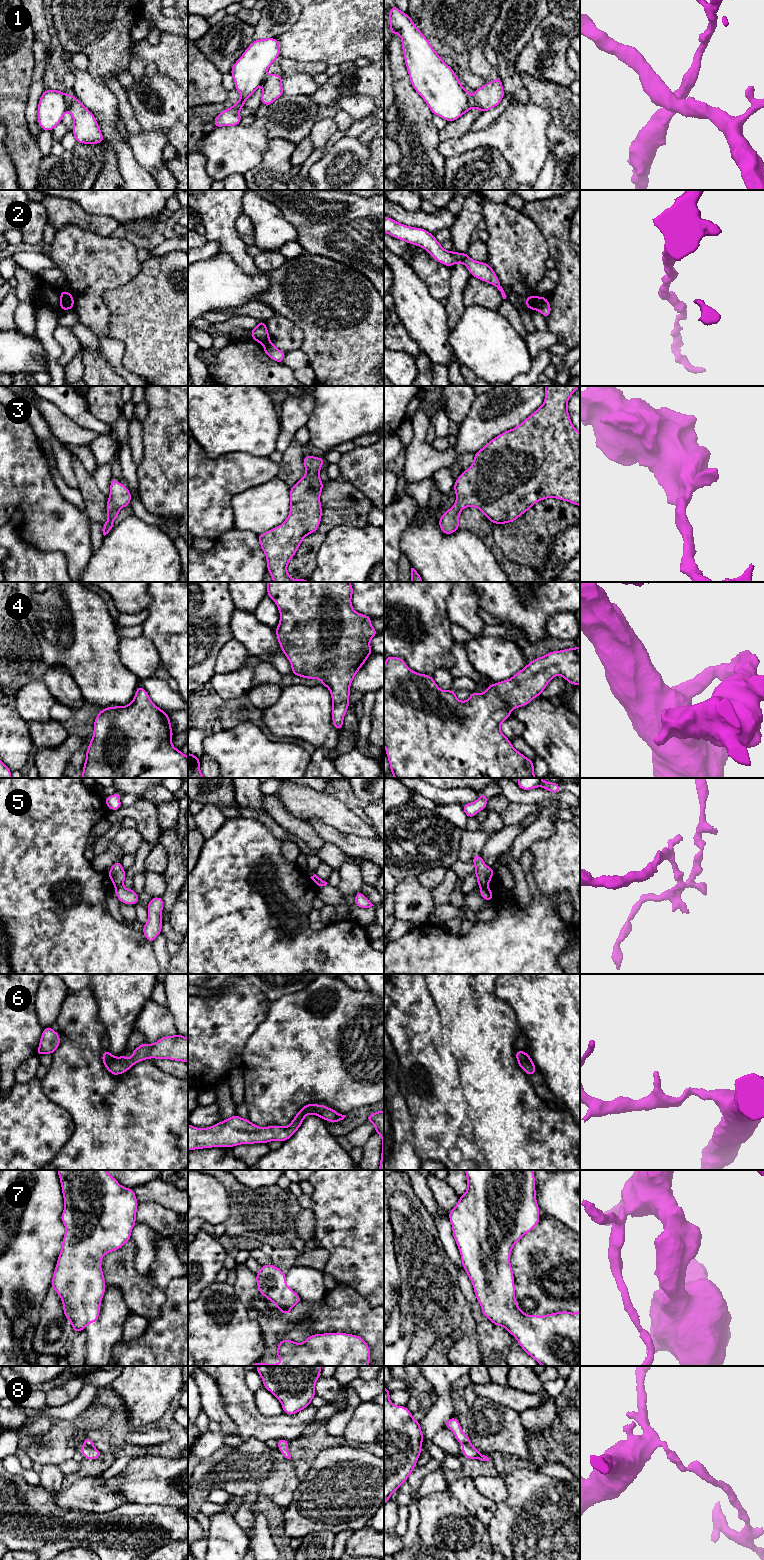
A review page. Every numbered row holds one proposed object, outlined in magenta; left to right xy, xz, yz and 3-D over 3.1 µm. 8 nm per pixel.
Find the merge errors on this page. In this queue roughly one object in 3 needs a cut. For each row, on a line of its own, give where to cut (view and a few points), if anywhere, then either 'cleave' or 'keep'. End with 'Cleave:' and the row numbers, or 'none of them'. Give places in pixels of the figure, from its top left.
1: xy (70, 94), (67, 110) | cleave
2: yz (539, 297), (534, 308) | cleave
3: no cut | keep
4: no cut | keep
5: yz (480, 885), (487, 886) | cleave
6: no cut | keep
7: no cut | keep
8: xy (84, 1441), (93, 1447) | cleave
Cleave: 1, 2, 5, 8

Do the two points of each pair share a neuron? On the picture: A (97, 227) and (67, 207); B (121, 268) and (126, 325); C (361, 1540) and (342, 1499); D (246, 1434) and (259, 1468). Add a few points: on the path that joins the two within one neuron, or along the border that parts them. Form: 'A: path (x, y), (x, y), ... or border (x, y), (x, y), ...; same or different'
A: path (90, 222), (74, 214); same
B: border (140, 269), (126, 283), (107, 289), (103, 298); different
C: border (368, 1523), (354, 1531); different
D: border (264, 1441), (249, 1438), (241, 1443); different

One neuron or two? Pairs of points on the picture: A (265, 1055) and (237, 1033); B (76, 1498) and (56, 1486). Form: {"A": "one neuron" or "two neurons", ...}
{"A": "two neurons", "B": "two neurons"}

